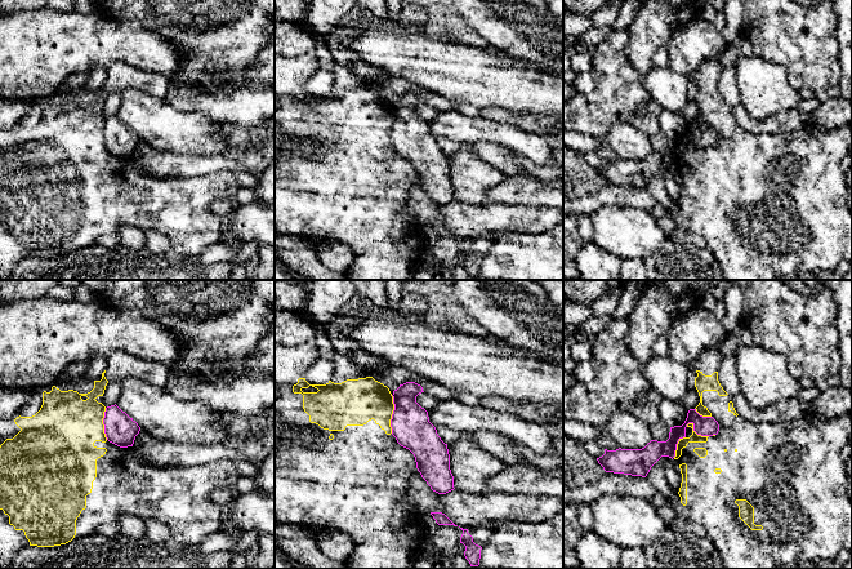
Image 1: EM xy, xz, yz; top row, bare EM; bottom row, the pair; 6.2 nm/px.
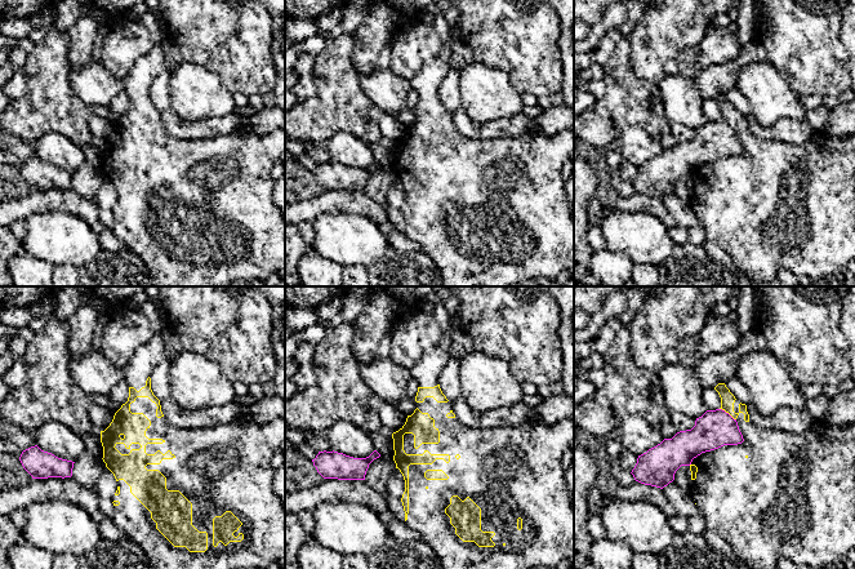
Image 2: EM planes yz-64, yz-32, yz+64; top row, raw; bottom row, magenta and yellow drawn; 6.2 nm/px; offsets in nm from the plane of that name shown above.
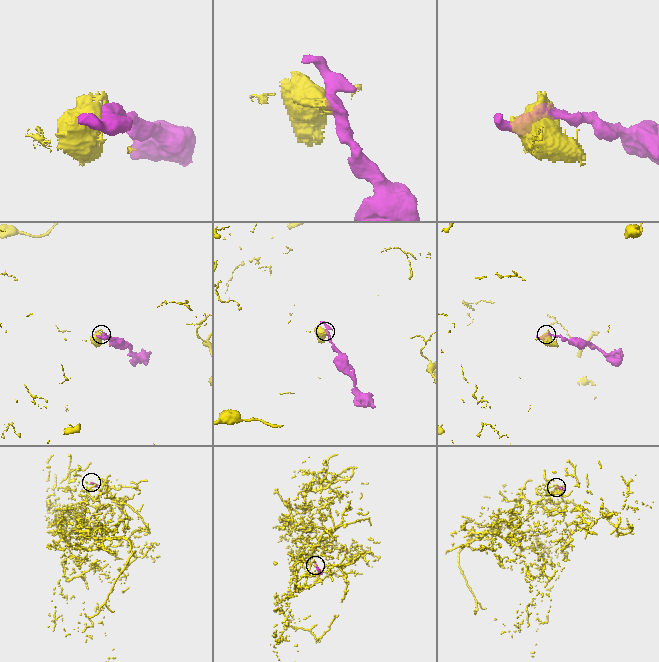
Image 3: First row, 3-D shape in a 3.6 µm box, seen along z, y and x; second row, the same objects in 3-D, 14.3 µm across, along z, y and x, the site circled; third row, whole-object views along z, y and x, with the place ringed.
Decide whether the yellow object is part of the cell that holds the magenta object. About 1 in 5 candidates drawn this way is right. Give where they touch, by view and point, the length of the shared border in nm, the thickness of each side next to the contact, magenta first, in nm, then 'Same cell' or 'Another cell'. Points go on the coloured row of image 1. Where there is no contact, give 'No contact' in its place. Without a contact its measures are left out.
Touches magenta at xz (392, 414). Shared border 240 nm. Thickness 240 nm (magenta) against 280 nm. Another cell

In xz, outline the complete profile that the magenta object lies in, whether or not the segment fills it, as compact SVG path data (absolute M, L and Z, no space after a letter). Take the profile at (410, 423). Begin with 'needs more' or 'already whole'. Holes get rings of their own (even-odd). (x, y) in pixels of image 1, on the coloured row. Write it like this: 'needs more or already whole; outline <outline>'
already whole; outline M415 382L400 384L393 391L392 435L414 454L416 468L431 489L446 494L455 489L450 454L447 444L429 422L428 412L416 403L421 392L423 387Z

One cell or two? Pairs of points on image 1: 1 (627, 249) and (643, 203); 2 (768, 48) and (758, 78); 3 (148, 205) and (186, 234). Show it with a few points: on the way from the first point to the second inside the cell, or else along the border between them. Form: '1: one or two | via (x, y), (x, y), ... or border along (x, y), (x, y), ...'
1: two | border along (611, 204), (642, 208), (658, 219)
2: two | border along (753, 53), (781, 65), (788, 78)
3: one | via (157, 205), (177, 225)

